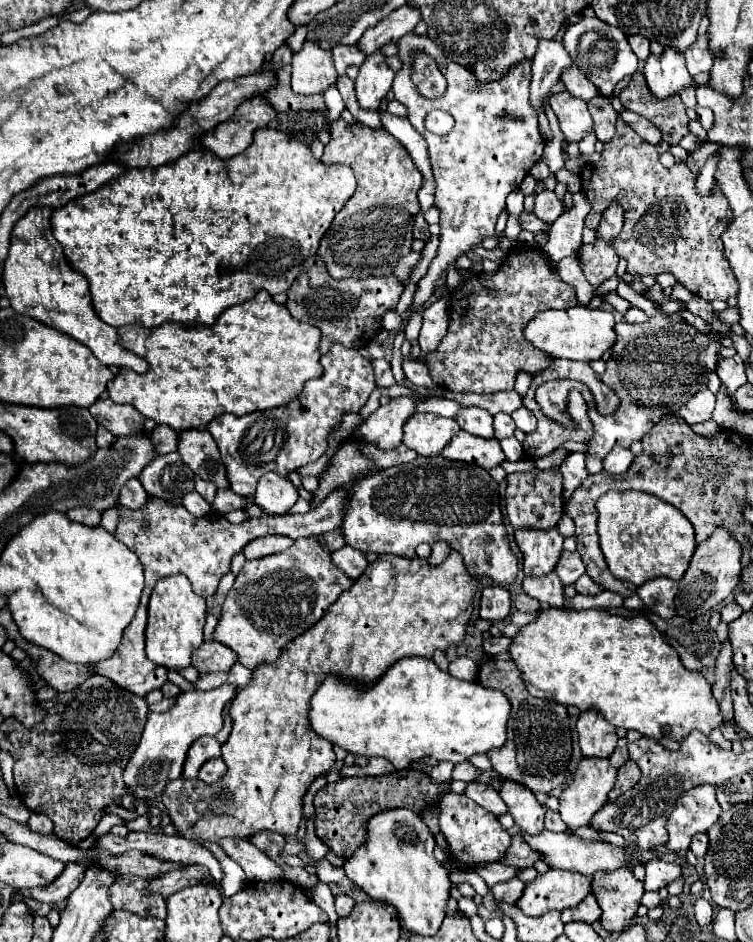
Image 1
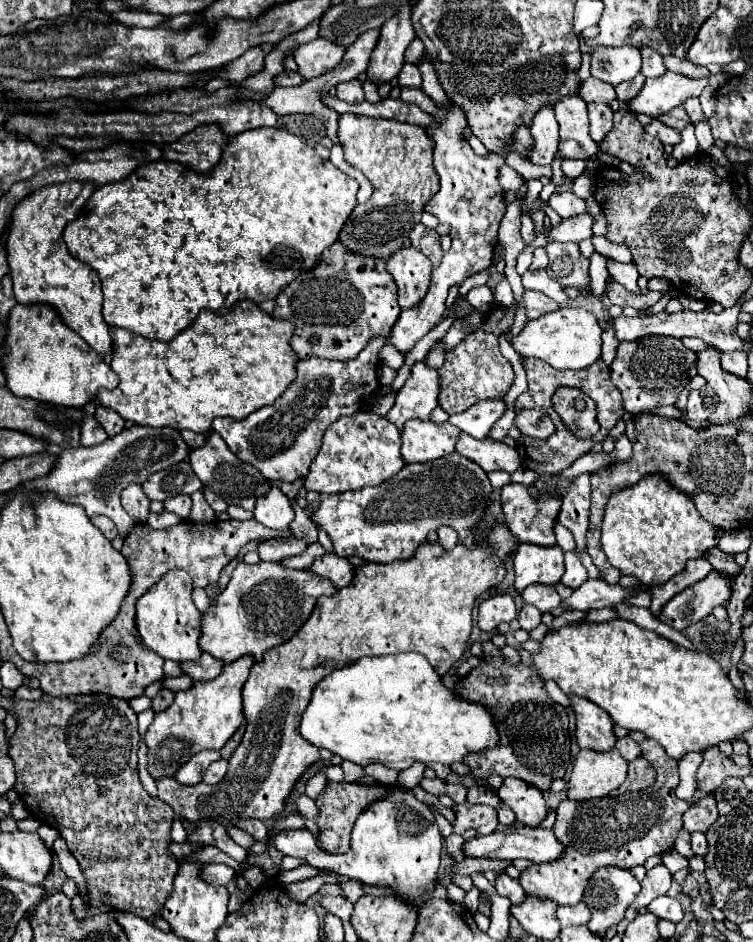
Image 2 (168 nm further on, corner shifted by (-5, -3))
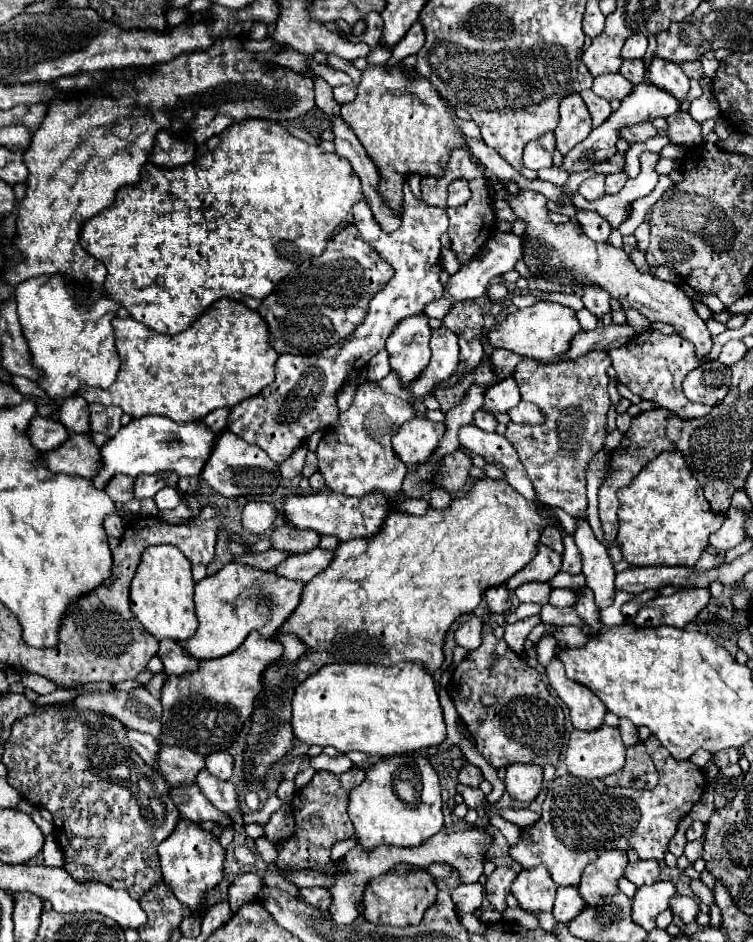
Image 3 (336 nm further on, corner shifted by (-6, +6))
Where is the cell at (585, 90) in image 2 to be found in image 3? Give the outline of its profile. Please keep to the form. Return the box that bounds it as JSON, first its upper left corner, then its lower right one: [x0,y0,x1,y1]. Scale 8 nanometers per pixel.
[593,73,633,101]

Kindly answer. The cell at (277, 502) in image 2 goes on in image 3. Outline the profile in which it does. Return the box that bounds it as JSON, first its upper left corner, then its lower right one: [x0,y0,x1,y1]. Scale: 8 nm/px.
[241,501,279,535]

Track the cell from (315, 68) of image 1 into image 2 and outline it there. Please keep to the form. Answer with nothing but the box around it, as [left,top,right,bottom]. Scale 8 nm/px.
[294,38,344,80]

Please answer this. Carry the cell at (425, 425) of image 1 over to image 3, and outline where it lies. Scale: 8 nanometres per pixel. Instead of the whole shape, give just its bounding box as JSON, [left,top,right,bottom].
[393,417,443,467]

